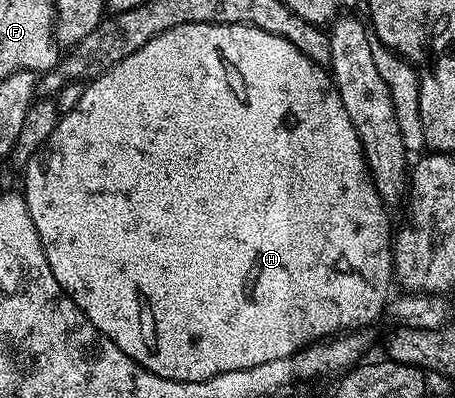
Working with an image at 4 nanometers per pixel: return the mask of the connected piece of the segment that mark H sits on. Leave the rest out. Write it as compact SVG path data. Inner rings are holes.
M189 22L180 24L176 28L168 28L168 32L160 32L160 36L148 40L144 48L132 52L132 56L120 60L120 64L116 64L108 72L104 72L104 76L93 79L87 85L84 96L80 96L80 104L76 104L76 108L59 117L56 128L48 139L48 149L35 154L26 163L24 173L26 173L24 197L28 204L28 212L32 216L42 246L46 249L46 259L52 268L52 276L56 276L60 288L70 295L80 308L80 312L84 312L84 316L98 329L102 337L112 340L112 344L116 344L116 348L120 348L120 352L124 352L124 356L131 358L137 366L143 366L148 372L161 378L203 382L218 373L232 372L234 369L250 369L254 365L265 364L270 360L280 360L281 357L295 354L311 343L329 339L347 328L357 327L354 326L357 322L374 322L381 316L382 309L387 309L386 281L391 281L392 278L392 266L388 261L388 251L392 246L392 230L390 234L390 218L386 215L388 206L378 195L378 189L374 187L374 179L371 178L366 165L366 153L362 151L360 136L348 116L348 108L344 106L344 100L340 100L338 91L334 88L334 80L329 69L313 62L296 44L272 32L241 22Z

